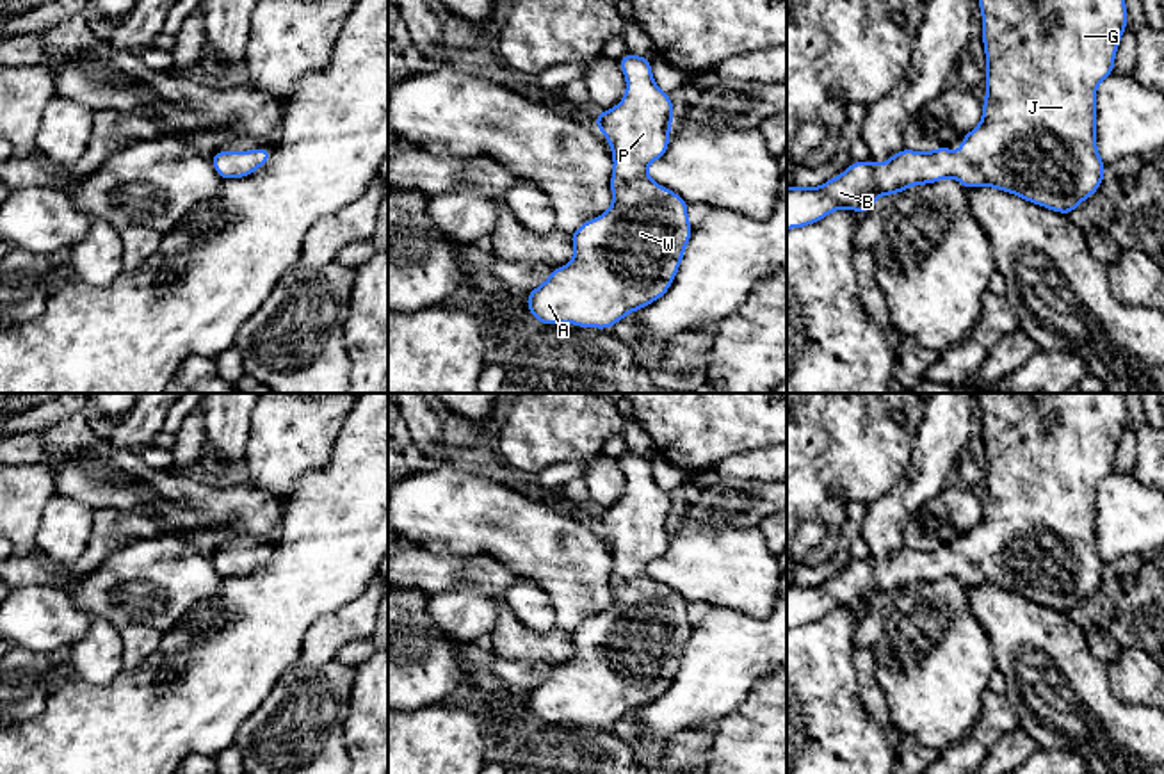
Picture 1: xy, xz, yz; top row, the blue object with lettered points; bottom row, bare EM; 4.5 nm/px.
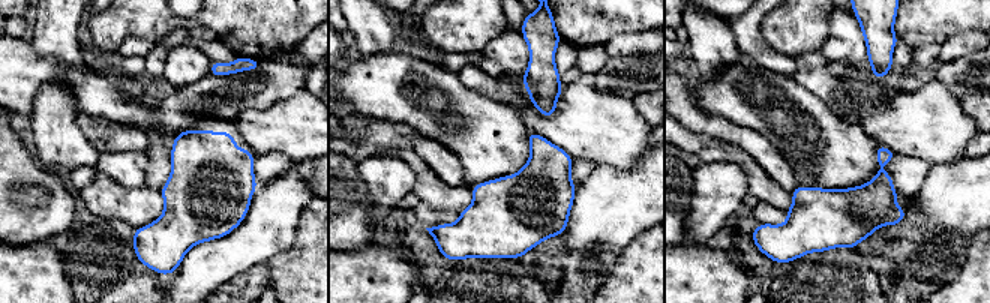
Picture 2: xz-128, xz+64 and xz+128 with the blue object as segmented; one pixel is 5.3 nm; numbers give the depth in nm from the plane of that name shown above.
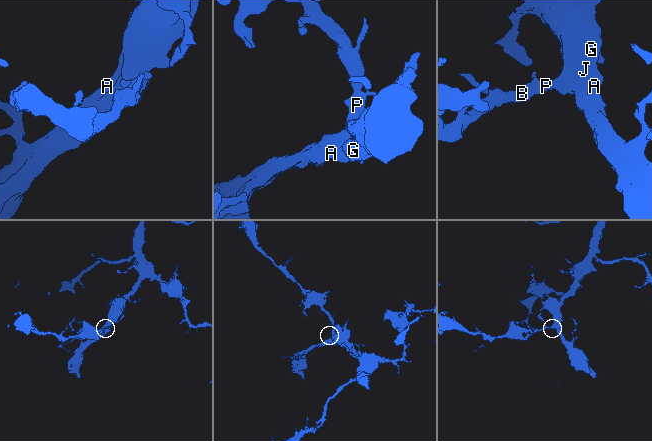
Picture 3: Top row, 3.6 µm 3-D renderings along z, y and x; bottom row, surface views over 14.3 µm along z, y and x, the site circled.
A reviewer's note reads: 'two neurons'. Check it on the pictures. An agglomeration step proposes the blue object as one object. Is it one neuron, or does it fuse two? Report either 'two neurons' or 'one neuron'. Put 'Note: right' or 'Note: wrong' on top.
Note: wrong
one neuron

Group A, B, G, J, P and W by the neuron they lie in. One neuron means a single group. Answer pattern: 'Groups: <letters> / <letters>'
Groups: A B G J P W

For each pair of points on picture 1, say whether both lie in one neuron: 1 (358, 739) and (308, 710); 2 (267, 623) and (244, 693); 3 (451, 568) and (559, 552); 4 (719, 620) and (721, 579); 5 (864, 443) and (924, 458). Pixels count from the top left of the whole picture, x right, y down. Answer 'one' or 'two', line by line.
1: two
2: one
3: two
4: two
5: two

